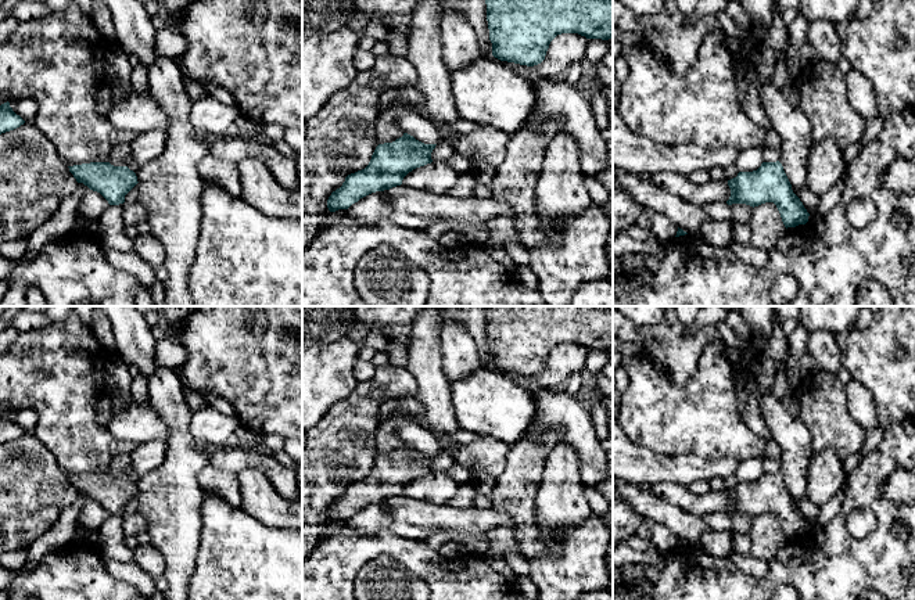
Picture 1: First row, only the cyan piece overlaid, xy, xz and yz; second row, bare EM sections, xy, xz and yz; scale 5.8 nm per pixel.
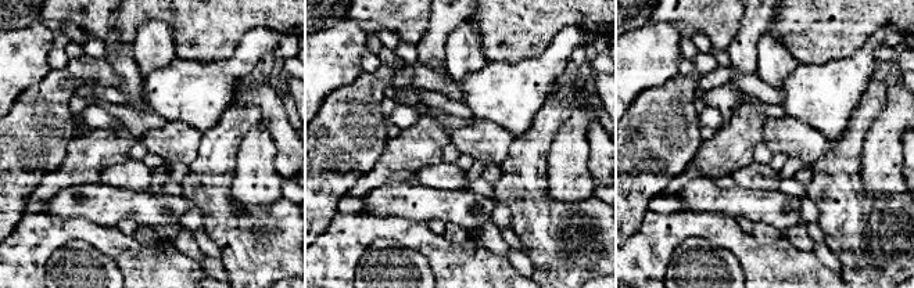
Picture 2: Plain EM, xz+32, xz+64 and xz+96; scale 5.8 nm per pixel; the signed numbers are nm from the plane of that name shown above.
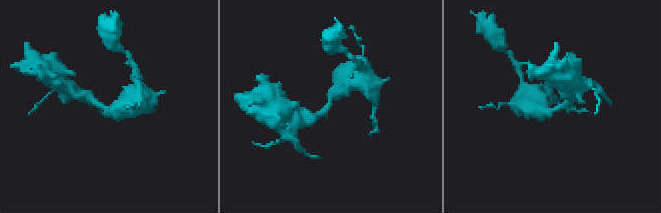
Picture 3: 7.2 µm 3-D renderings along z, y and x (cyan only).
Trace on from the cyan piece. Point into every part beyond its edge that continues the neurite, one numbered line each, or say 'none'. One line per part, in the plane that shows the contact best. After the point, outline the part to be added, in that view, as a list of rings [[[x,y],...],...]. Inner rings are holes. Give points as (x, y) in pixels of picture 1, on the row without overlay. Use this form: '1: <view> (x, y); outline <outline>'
none

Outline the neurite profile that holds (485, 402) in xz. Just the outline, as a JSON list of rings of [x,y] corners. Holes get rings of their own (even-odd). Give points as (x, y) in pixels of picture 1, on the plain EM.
[[[478,369],[451,382],[459,428],[510,445],[521,441],[535,416],[532,392],[502,373]]]

